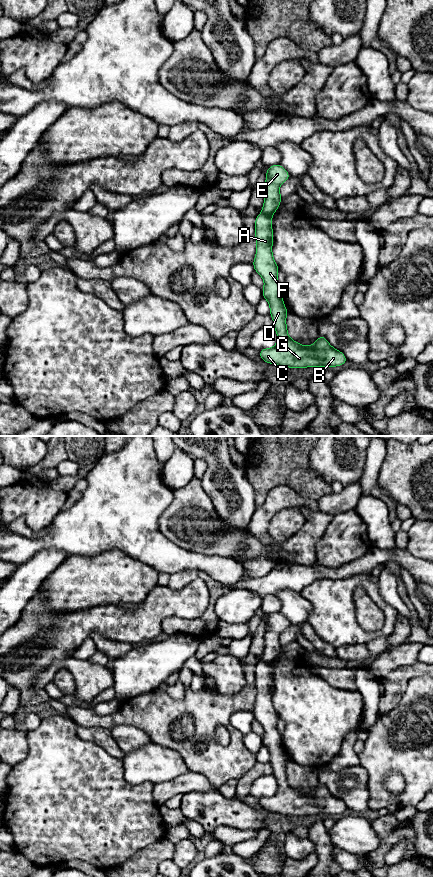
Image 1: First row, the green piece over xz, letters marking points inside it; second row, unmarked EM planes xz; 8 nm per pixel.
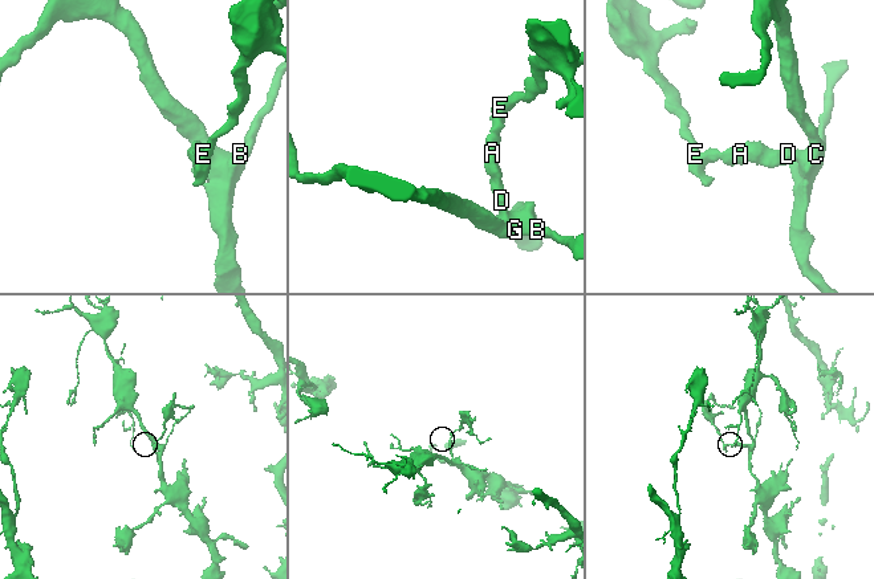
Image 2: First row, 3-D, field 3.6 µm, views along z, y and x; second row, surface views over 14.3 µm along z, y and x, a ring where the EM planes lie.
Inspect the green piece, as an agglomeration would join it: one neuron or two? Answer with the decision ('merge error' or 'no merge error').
merge error

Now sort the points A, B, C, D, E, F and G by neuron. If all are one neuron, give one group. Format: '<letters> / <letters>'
A B C D F G / E

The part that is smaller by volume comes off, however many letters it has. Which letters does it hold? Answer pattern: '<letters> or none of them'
E

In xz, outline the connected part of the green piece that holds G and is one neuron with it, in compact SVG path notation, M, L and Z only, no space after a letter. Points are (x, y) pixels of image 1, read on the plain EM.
M261 660L255 667L257 691L253 715L264 728L263 746L270 754L273 775L278 788L272 796L259 799L261 807L270 812L289 816L337 815L348 810L343 800L333 796L327 787L319 782L311 794L304 794L292 788L287 780L287 756L284 754L282 738L278 731L279 715L272 702L273 678L272 663Z

